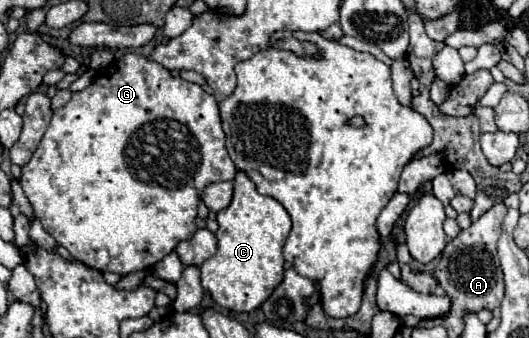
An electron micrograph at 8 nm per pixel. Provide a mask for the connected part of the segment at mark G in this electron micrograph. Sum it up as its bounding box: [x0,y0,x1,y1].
[19,54,237,274]

